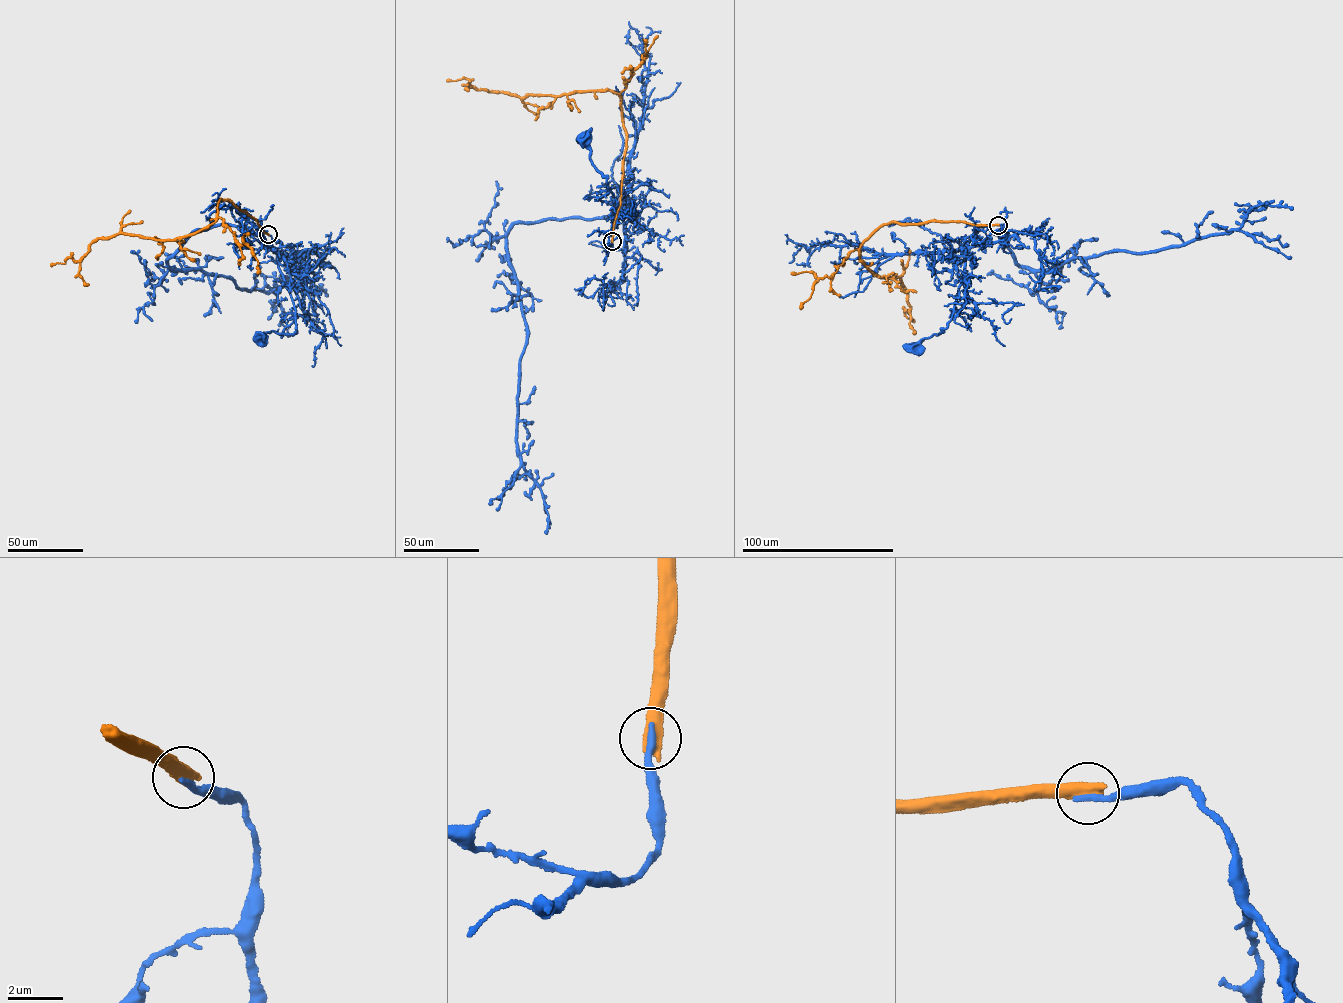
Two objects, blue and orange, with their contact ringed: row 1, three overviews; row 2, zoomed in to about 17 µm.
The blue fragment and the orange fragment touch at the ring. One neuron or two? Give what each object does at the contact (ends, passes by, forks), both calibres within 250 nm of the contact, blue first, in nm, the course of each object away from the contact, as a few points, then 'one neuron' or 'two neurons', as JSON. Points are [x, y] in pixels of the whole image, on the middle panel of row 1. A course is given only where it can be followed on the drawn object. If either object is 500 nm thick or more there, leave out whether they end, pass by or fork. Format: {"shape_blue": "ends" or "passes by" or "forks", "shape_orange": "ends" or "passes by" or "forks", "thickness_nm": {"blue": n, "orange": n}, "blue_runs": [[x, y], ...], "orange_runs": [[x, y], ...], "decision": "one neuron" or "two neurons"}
{"thickness_nm": {"blue": 280, "orange": 600}, "blue_runs": [[612, 241], [606, 250], [626, 248], [623, 217], [613, 203], [606, 177], [581, 138]], "orange_runs": [[612, 241], [626, 138], [618, 94], [592, 91], [519, 97], [478, 89], [465, 78], [446, 80]], "decision": "two neurons"}

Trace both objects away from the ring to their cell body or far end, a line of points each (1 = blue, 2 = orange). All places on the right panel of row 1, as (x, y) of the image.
1: (997, 225), (1004, 226), (1009, 238), (994, 231), (971, 247), (952, 319), (939, 333), (920, 340), (917, 349)
2: (997, 224), (892, 222), (864, 241), (860, 257), (867, 267), (901, 278), (910, 307), (905, 314), (913, 322)

